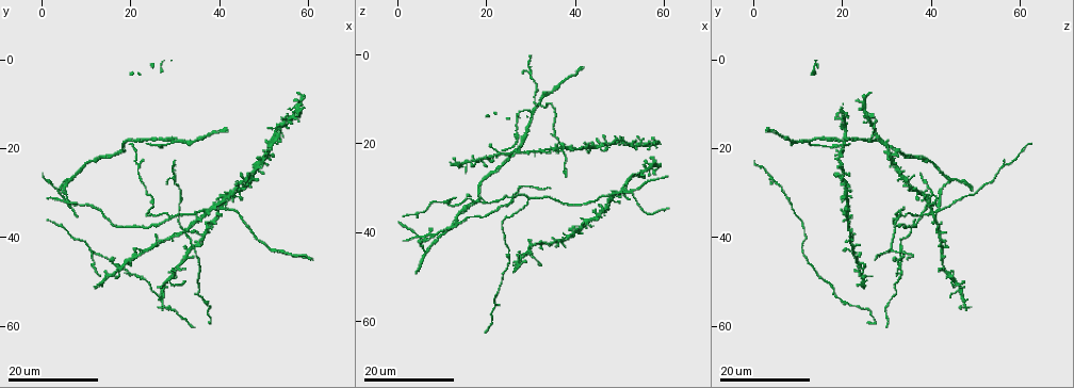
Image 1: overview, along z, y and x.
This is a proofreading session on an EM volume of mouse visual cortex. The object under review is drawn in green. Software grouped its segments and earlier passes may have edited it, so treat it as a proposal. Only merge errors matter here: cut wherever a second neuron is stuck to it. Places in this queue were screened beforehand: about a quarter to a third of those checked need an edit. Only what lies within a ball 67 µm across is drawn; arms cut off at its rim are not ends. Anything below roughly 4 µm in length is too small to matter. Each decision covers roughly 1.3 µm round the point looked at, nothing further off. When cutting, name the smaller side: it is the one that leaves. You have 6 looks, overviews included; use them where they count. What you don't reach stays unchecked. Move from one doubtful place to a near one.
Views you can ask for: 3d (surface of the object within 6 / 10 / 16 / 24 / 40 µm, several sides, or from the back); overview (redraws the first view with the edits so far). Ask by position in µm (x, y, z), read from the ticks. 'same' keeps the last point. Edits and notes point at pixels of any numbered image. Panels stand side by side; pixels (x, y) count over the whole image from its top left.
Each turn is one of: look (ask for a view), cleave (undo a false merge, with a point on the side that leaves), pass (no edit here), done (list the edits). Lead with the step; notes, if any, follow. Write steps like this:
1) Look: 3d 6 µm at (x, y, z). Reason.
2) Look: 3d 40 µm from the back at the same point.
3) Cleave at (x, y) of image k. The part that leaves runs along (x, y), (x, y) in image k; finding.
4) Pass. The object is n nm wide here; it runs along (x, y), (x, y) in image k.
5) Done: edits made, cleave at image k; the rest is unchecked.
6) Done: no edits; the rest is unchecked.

Look: 3d 16 µm at (28.0, 50.0, 45.0). Side arm on a straight run.

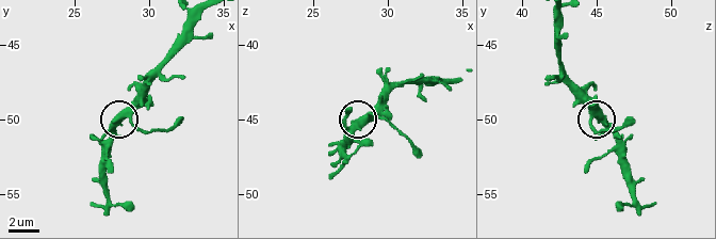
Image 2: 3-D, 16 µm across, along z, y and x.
Look: 3d 6 µm at (28.6, 49.8, 45.0).

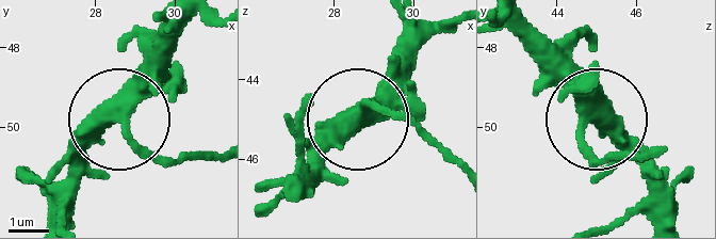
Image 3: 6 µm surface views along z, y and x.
Pass. The side arm is 5 µm long; it runs along (511, 17), (583, 109), (590, 146), (611, 159) in image 3; all the same neuron.

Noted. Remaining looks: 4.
Look: 3d 24 µm at (29.5, 35.5, 32.0). Arms part here.

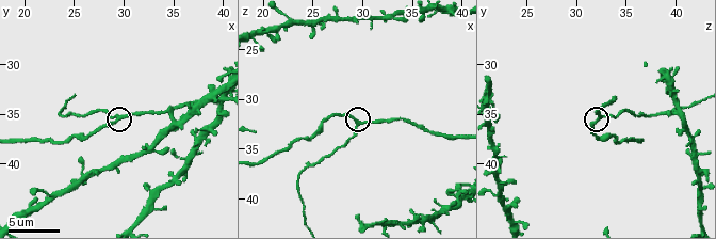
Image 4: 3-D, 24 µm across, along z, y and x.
Look: 3d 10 µm at (29.6, 35.4, 32.4).

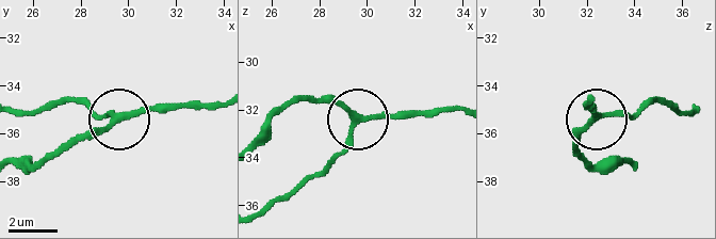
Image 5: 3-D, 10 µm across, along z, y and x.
Pass. It runs along (20, 163), (45, 161), (112, 126), (112, 114), (90, 110) in image 5; all the same neuron.

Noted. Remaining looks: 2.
Look: 3d 16 µm at (52.5, 43.0, 30.5). Branch point.

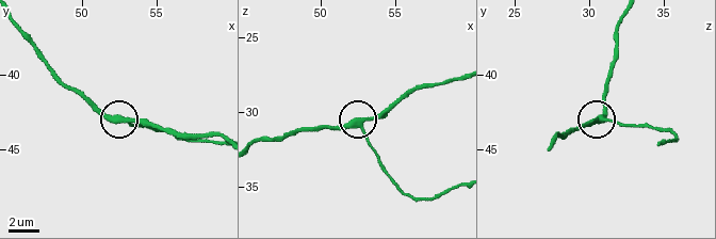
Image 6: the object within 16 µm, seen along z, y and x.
Look: 3d 6 µm at (52.8, 43.0, 31.0). Zoom in.

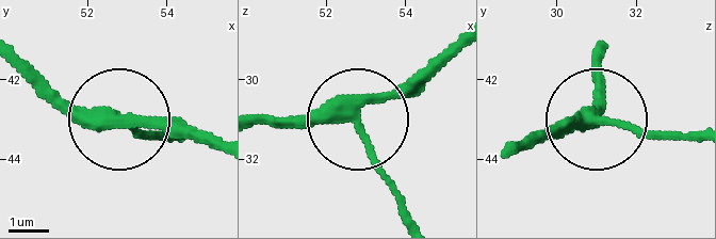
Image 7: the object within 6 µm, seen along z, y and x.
Pass. The object is 330 nm wide here; it runs along (19, 53), (81, 108), (173, 114), (220, 134) in image 7; all the same neuron.

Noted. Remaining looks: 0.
Done: no edits; the rest is unchecked.

